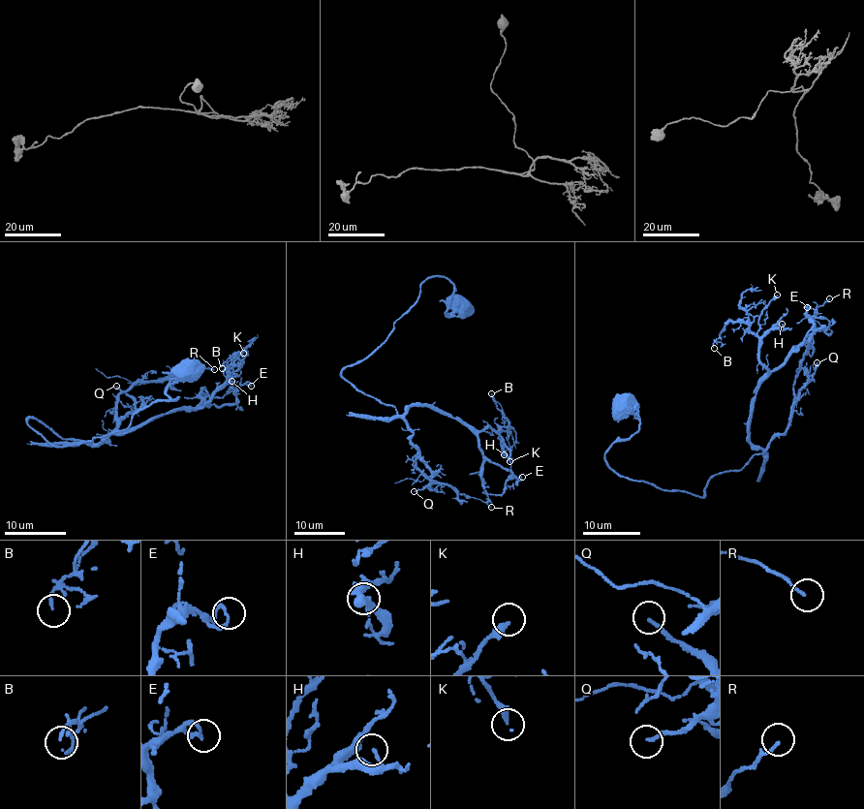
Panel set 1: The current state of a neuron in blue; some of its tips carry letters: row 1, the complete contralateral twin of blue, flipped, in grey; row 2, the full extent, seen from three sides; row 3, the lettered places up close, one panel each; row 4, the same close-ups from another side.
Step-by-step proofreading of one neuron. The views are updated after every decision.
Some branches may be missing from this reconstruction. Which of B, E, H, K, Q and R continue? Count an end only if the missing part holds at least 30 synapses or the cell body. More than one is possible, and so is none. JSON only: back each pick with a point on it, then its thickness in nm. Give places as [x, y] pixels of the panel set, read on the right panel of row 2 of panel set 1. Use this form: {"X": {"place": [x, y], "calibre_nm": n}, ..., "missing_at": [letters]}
{"missing_at": []}

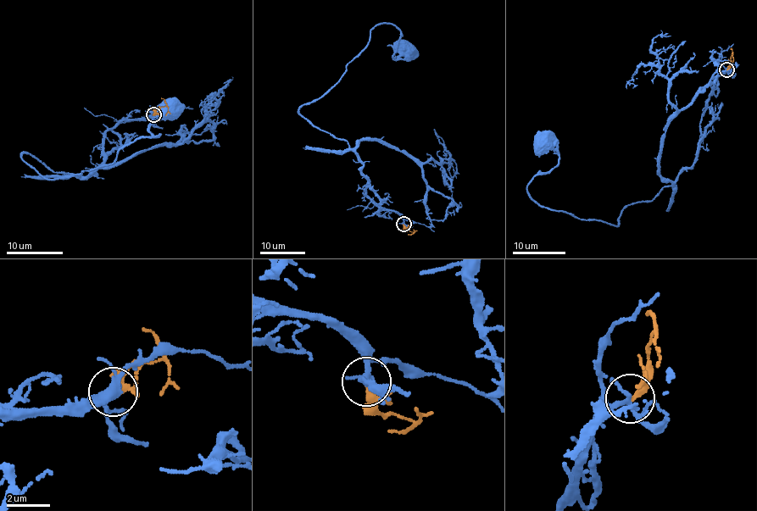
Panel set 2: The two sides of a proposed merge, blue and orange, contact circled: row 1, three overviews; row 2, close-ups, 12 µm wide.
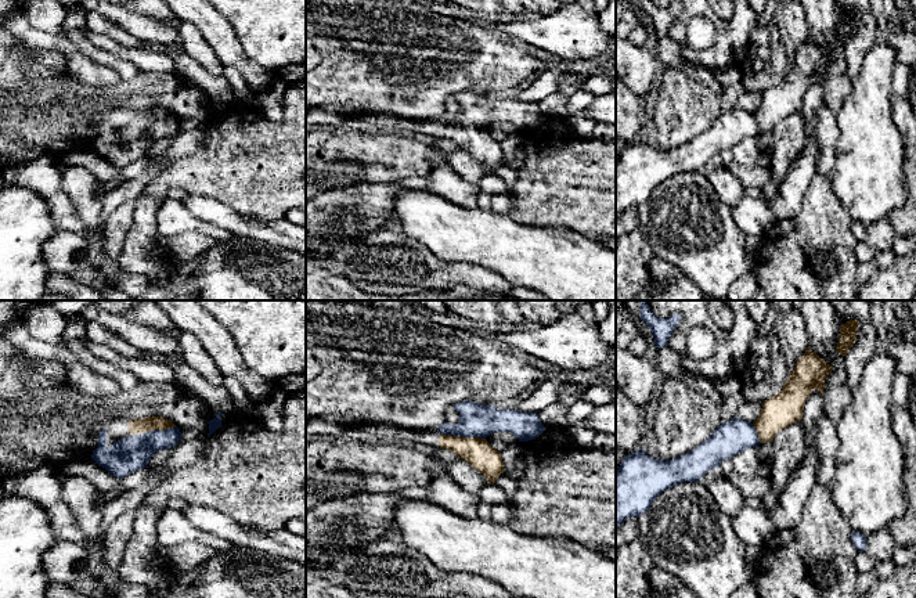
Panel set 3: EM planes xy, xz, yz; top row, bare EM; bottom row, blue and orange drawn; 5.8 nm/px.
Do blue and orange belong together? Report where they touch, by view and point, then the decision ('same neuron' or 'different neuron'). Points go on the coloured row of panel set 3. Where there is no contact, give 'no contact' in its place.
meets blue in xz at (464, 436); same neuron

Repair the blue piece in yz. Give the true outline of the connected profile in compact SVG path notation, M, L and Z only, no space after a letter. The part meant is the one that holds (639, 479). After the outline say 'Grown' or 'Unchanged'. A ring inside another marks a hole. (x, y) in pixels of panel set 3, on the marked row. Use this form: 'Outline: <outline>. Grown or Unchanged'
Outline: M808 347L782 390L762 403L754 424L738 417L722 422L706 442L674 460L652 458L642 448L624 457L616 471L616 529L625 519L646 512L664 490L682 482L699 482L724 460L761 442L772 442L779 431L803 419L807 397L814 389L823 396L825 379L832 370Z. Grown

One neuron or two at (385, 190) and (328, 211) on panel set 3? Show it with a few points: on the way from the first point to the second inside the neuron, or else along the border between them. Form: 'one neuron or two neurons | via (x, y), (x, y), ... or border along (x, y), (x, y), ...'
one neuron | via (371, 197), (350, 211), (342, 211)

